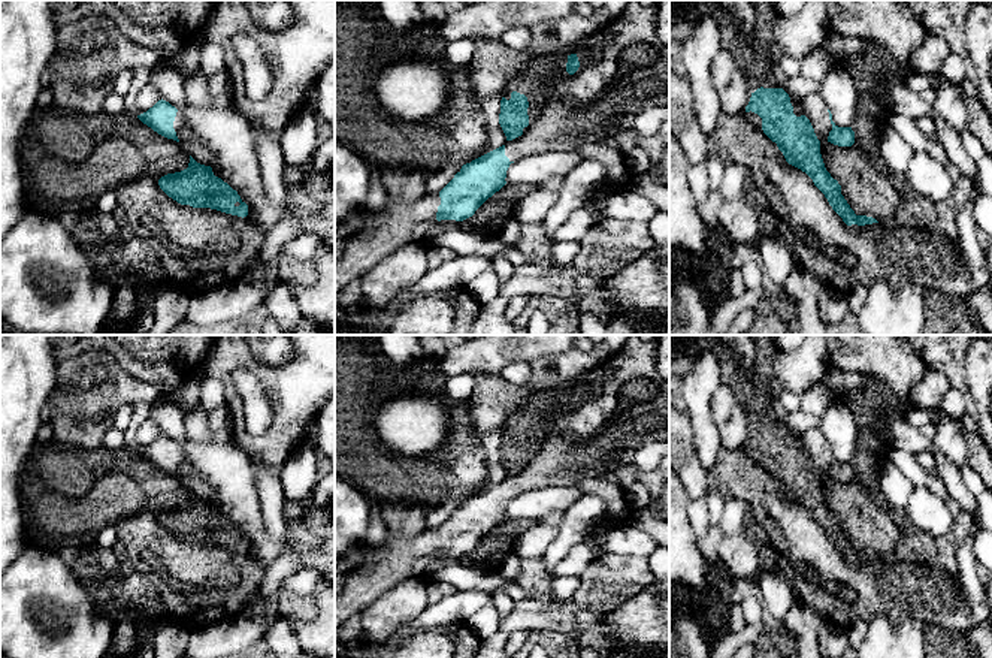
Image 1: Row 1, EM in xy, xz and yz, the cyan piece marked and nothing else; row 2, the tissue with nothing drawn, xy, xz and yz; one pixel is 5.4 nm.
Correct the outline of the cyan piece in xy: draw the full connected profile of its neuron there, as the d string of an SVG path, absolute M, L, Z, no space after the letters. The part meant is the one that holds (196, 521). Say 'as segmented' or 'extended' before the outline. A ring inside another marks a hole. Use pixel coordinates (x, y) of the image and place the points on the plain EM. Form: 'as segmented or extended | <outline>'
extended | M161 434L137 453L158 470L179 477L190 491L187 504L158 514L169 532L193 543L211 543L242 553L248 550L248 540L238 526L214 510L212 488L184 458L181 446Z

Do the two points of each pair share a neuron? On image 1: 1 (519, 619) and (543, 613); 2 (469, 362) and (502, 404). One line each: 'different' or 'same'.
1: same
2: different

